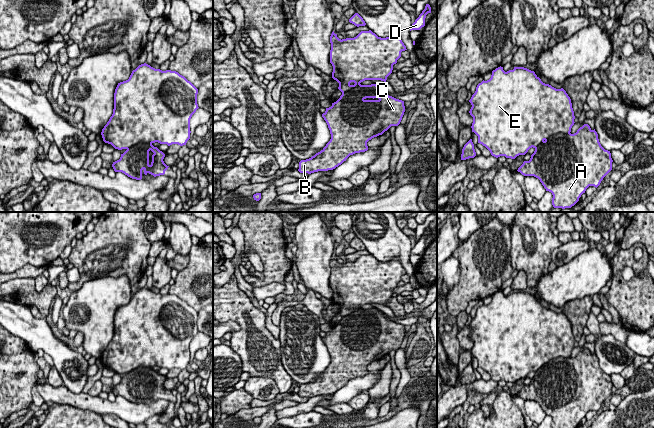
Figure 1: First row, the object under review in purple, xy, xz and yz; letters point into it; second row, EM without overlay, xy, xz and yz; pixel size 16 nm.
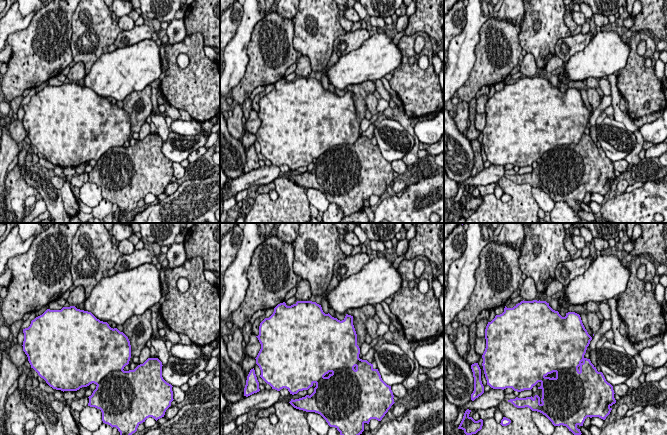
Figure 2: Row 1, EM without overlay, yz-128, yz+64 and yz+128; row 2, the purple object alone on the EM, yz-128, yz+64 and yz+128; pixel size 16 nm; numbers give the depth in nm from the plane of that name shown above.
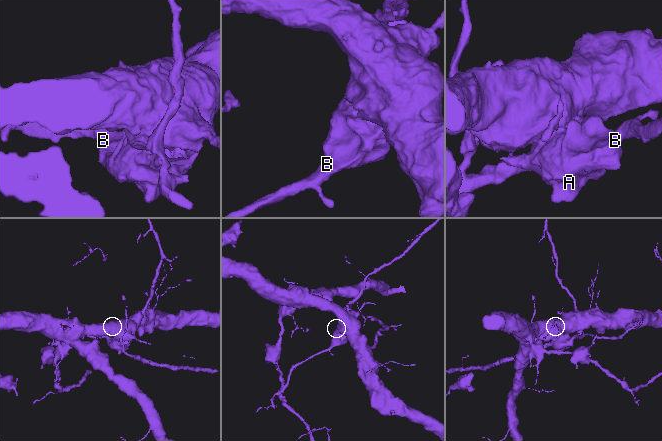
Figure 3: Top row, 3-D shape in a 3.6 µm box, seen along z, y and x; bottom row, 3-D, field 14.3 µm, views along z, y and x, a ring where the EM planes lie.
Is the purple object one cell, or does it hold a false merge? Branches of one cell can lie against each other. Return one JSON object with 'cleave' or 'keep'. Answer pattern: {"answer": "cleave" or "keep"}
{"answer": "cleave"}

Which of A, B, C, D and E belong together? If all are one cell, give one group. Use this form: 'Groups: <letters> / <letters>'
Groups: A B C / D E

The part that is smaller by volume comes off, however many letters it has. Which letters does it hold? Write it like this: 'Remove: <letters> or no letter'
Remove: A, B, C

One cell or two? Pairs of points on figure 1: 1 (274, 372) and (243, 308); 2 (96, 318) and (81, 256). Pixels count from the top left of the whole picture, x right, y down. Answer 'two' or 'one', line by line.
1: one
2: two

